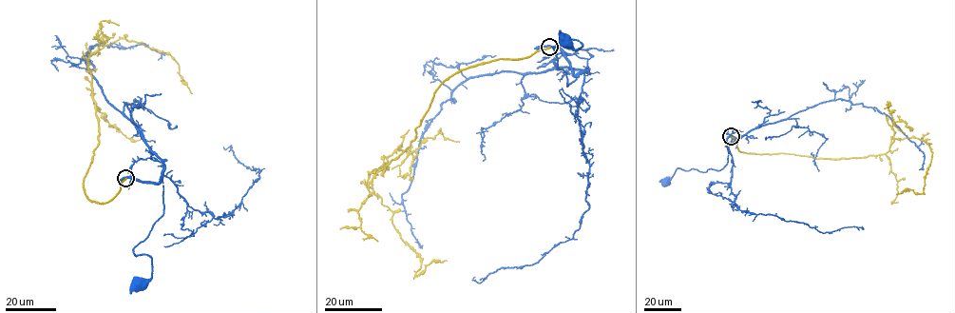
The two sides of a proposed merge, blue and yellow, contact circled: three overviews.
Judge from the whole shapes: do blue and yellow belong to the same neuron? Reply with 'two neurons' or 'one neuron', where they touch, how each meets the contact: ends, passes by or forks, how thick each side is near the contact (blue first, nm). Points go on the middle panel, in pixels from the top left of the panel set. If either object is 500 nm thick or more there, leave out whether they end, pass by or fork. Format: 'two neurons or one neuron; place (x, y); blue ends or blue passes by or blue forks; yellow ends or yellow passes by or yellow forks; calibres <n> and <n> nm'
two neurons; place (549, 47); calibres 550 and 400 nm

